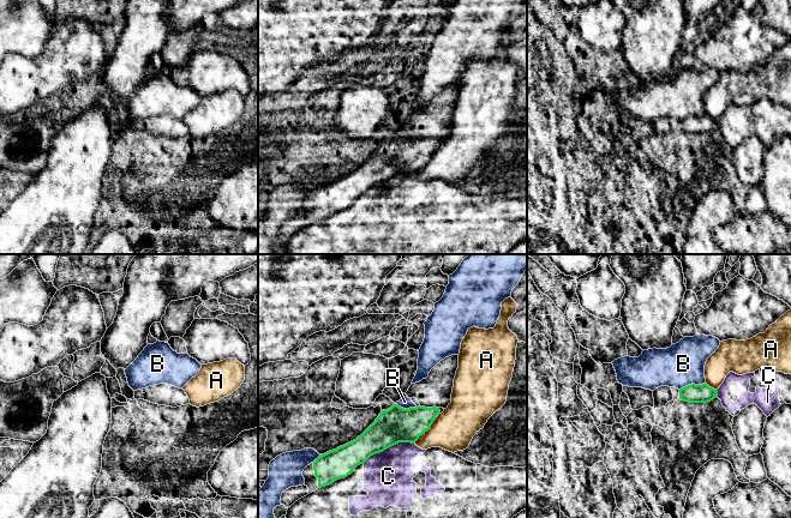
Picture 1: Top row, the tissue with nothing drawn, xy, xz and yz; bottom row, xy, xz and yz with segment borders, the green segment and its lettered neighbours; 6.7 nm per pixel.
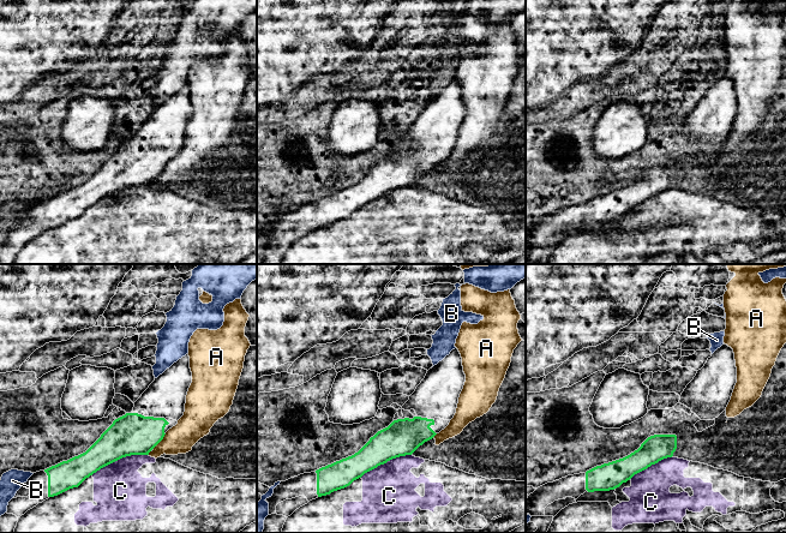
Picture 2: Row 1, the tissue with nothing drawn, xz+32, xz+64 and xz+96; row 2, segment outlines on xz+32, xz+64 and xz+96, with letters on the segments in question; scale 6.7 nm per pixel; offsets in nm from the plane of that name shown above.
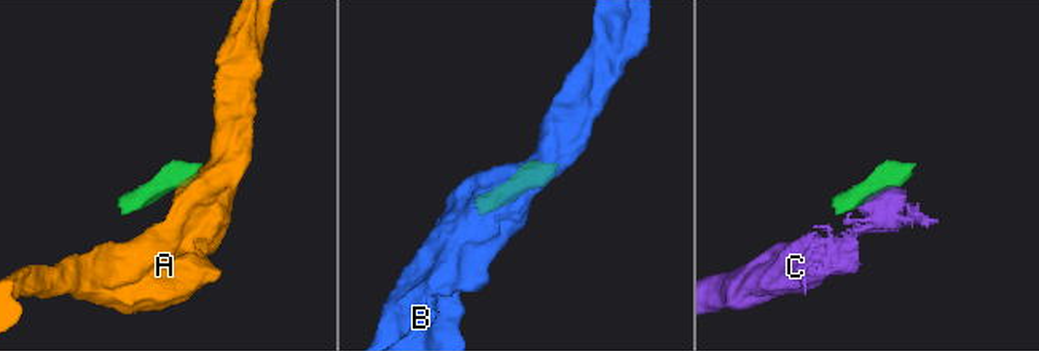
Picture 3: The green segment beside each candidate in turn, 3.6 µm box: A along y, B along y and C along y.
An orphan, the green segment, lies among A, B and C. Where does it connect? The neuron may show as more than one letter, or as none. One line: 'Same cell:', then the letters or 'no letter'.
Same cell: no letter

